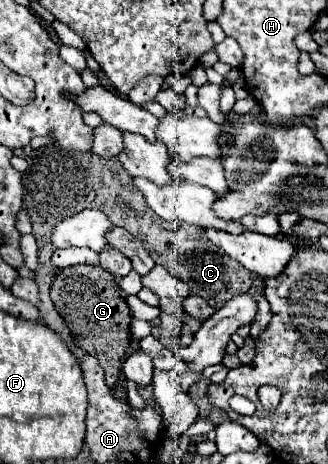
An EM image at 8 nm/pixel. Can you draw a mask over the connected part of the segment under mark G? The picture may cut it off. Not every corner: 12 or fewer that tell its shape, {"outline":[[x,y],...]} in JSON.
{"outline":[[101,265],[51,285],[75,345],[109,387],[131,339],[131,311]]}

